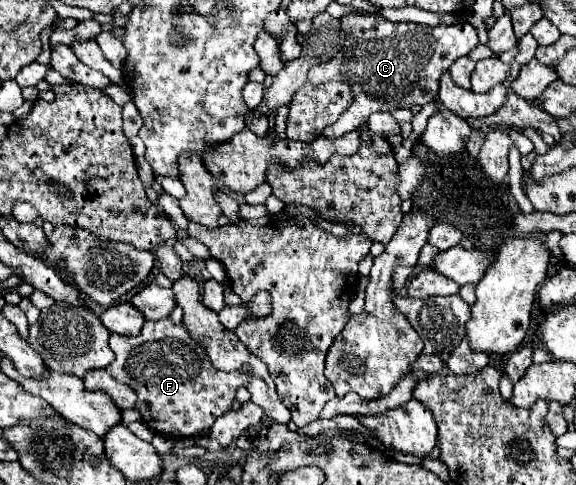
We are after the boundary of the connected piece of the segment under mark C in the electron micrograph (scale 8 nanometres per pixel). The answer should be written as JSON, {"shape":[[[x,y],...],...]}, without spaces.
{"shape":[[[346,16],[342,18],[342,30],[346,34],[346,42],[342,50],[328,62],[314,66],[308,72],[308,80],[314,84],[322,84],[328,80],[342,80],[354,88],[354,104],[346,108],[346,112],[340,116],[338,124],[332,124],[322,132],[322,138],[338,138],[346,132],[352,132],[358,128],[358,124],[364,124],[370,114],[374,112],[392,112],[396,108],[410,108],[410,106],[424,106],[432,102],[438,96],[438,80],[448,66],[468,56],[478,46],[478,32],[472,24],[452,24],[452,26],[420,26],[412,22],[388,22],[378,20],[374,16]]]}

